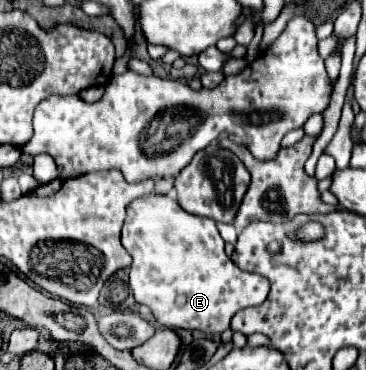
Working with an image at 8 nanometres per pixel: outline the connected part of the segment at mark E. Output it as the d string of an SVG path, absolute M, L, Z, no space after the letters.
M150 194L134 200L120 242L132 256L130 290L136 302L148 306L164 328L222 334L238 310L258 306L268 296L266 278L240 270L224 252L216 222L186 214L170 196Z

